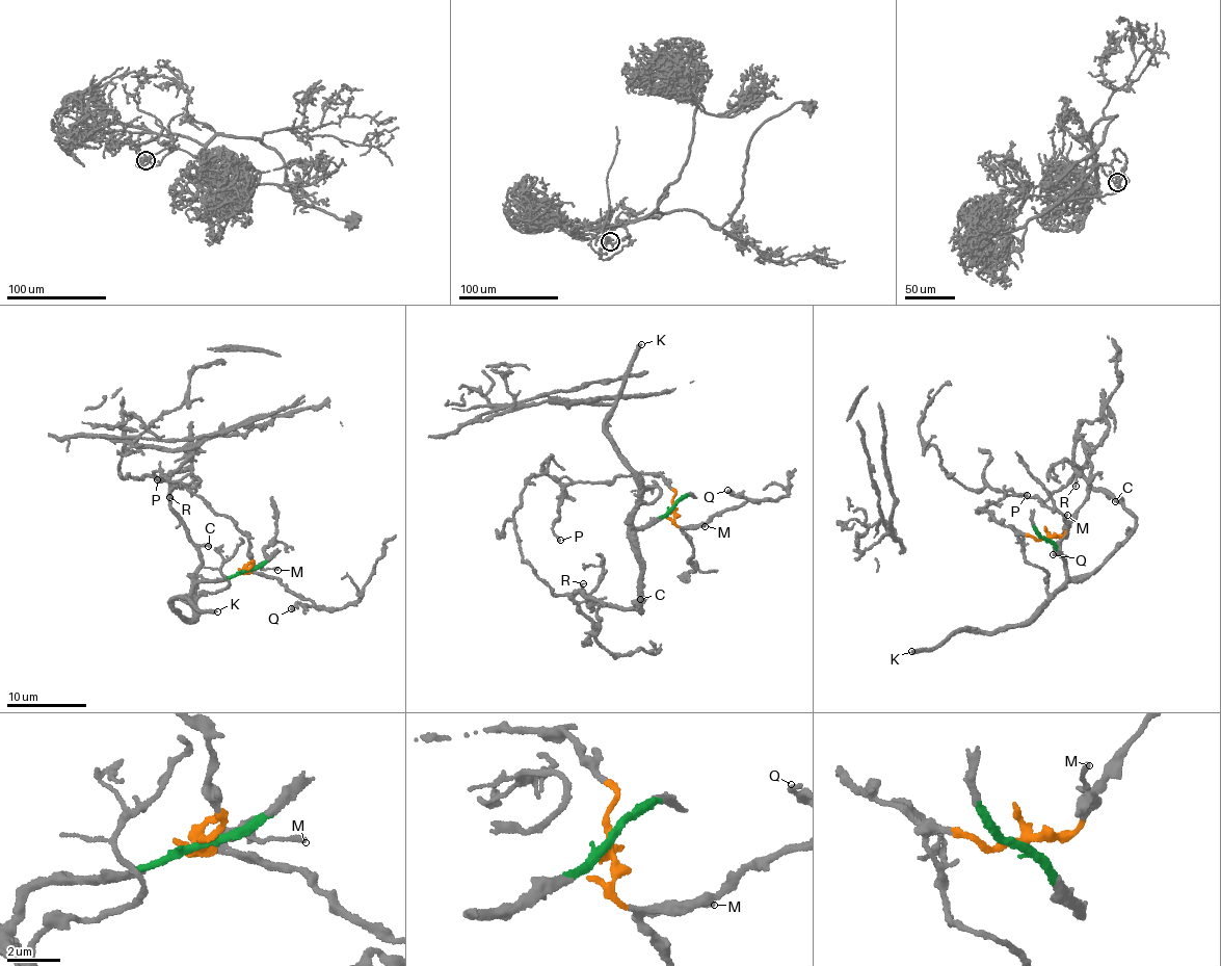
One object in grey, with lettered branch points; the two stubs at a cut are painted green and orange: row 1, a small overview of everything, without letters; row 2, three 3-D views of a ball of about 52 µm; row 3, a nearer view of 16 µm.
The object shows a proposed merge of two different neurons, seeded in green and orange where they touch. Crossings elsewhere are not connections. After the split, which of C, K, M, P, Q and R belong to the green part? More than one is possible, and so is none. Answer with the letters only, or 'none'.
C, K, R

